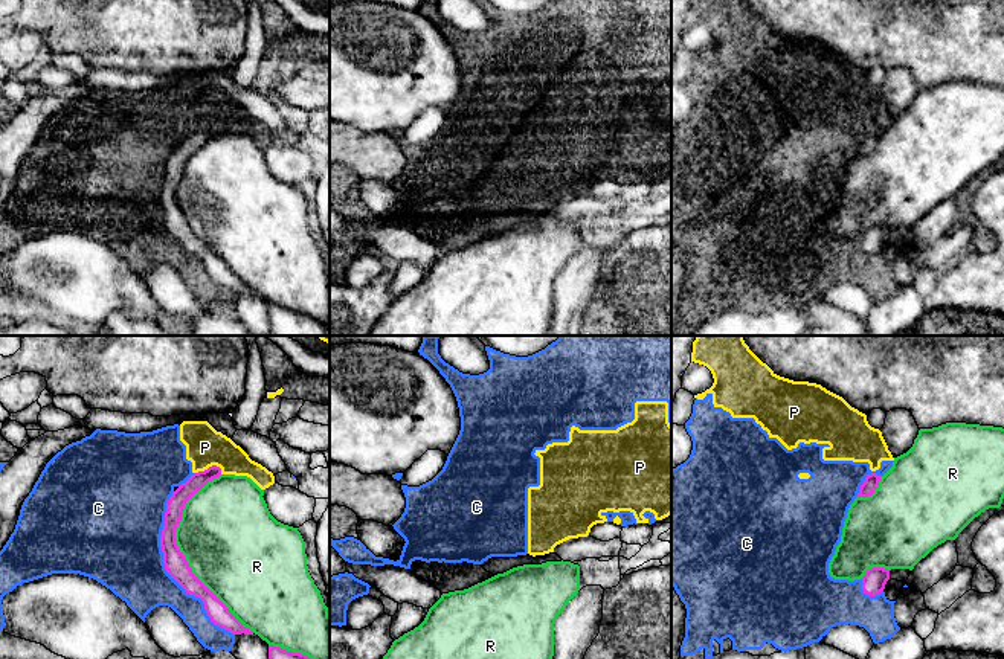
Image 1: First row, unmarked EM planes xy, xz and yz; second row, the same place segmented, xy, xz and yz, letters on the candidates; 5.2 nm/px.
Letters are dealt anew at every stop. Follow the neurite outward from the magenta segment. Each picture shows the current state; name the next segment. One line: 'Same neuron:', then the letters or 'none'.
Same neuron: none

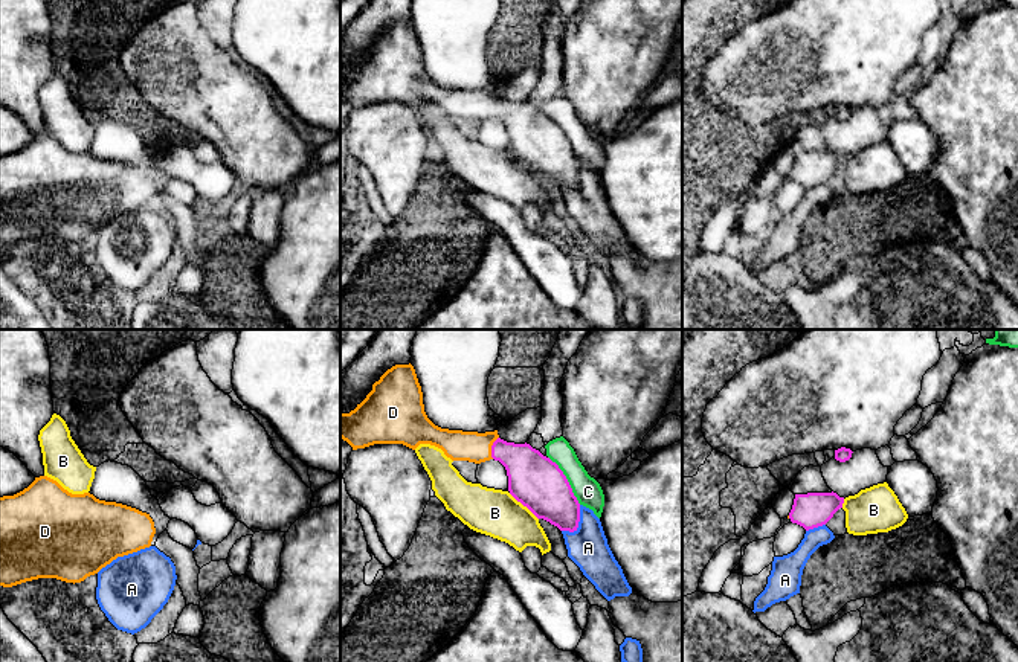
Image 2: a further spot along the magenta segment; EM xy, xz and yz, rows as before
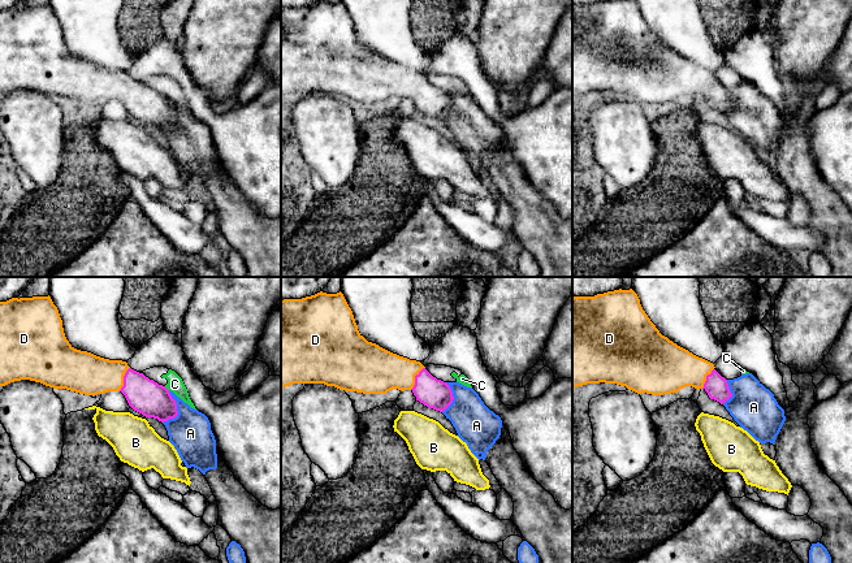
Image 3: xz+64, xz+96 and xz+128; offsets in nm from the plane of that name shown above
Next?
Same neuron: D

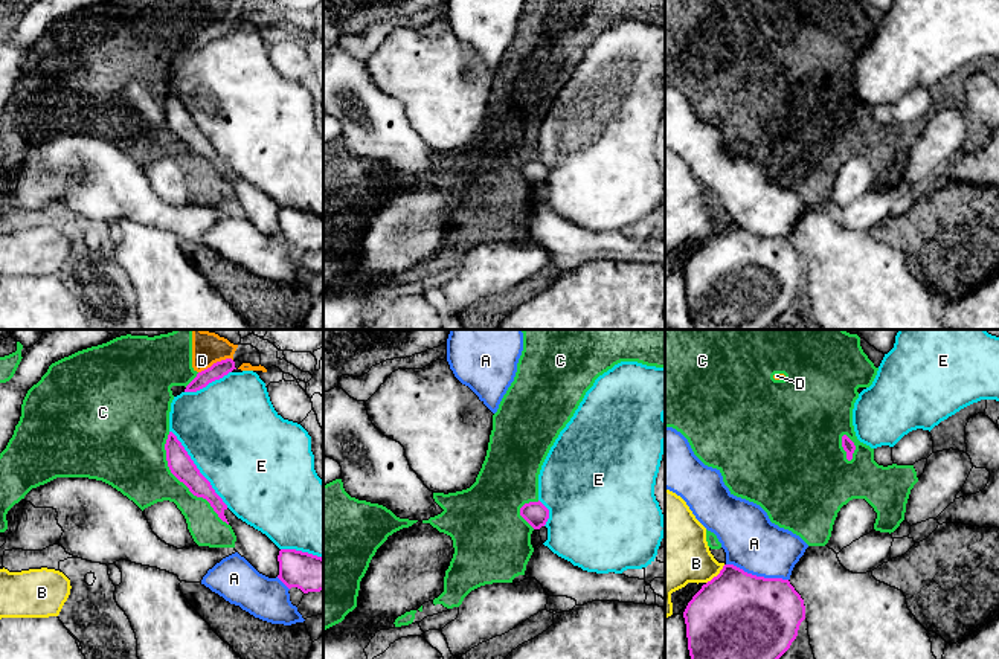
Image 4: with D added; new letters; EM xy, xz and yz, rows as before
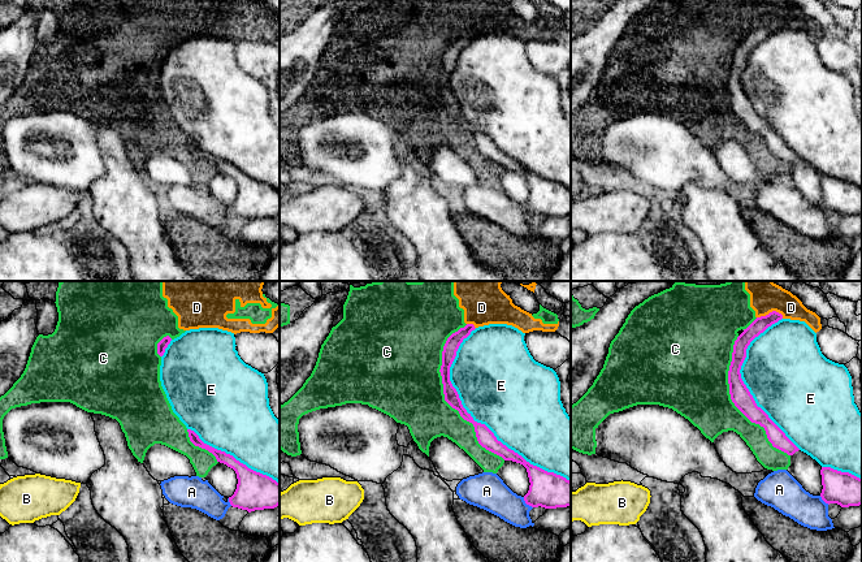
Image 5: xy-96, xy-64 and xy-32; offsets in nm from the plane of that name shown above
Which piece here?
Same neuron: none

